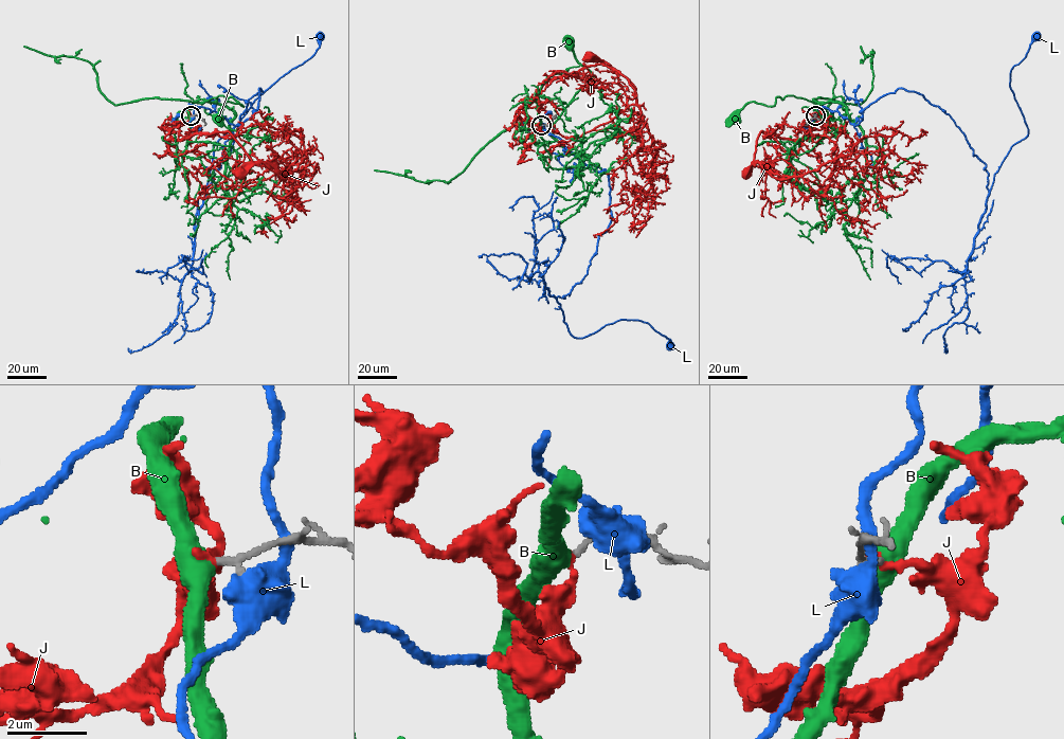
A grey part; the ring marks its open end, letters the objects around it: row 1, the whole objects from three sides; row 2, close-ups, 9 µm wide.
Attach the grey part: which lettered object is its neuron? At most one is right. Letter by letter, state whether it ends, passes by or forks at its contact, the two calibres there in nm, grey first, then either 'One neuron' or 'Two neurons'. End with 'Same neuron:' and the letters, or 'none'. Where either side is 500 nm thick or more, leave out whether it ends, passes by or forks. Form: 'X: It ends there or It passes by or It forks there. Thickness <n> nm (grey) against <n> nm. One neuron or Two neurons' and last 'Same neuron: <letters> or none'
B: It passes by. Thickness 180 nm (grey) against 480 nm. One neuron
J: It ends there. Thickness 180 nm (grey) against 200 nm. Two neurons
L: Thickness 200 nm (grey) against 550 nm. Two neurons
Same neuron: B

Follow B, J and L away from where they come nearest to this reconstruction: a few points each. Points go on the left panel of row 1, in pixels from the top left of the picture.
B: (191, 115), (196, 101), (205, 101), (201, 104), (220, 95), (244, 106), (227, 102), (218, 119)
J: (191, 116), (174, 127), (165, 139), (182, 140), (197, 133), (228, 131), (252, 162), (242, 165), (238, 174)
L: (192, 116), (202, 107), (240, 125), (262, 90), (206, 191), (213, 146), (314, 53), (320, 37)

